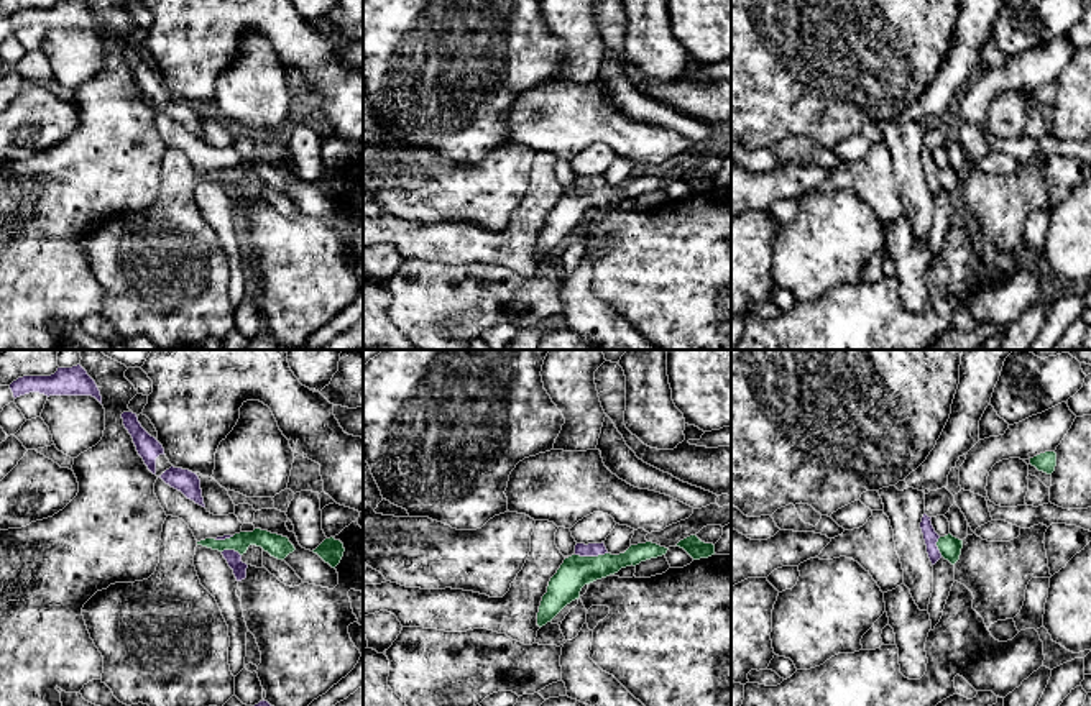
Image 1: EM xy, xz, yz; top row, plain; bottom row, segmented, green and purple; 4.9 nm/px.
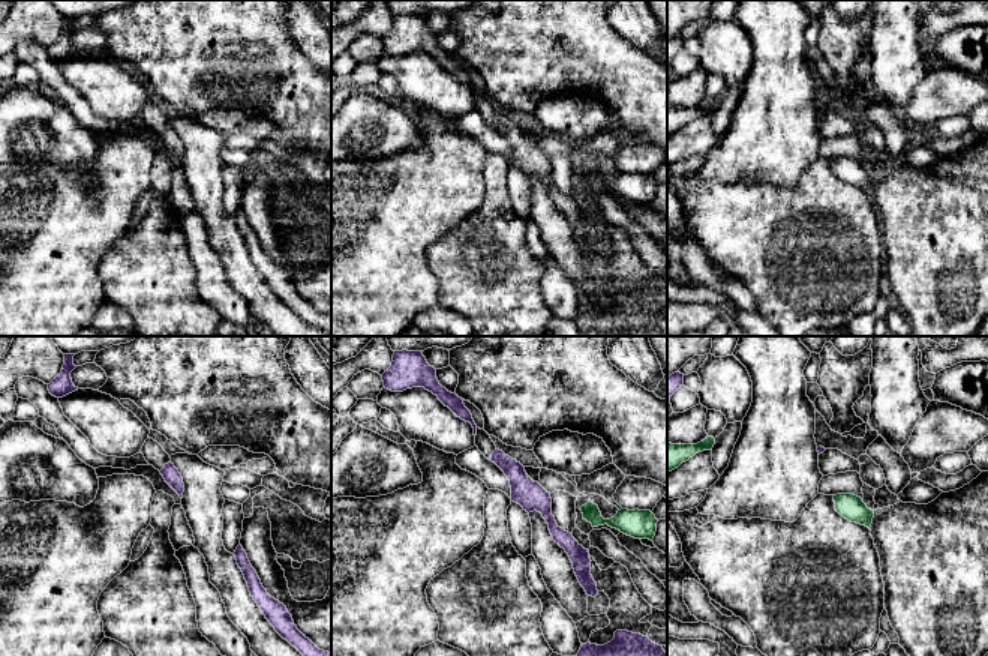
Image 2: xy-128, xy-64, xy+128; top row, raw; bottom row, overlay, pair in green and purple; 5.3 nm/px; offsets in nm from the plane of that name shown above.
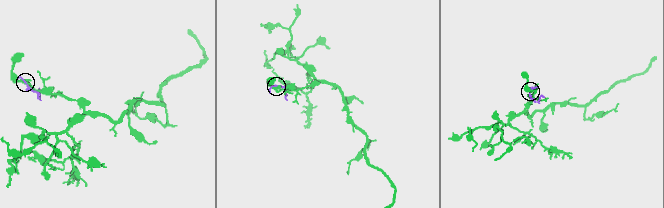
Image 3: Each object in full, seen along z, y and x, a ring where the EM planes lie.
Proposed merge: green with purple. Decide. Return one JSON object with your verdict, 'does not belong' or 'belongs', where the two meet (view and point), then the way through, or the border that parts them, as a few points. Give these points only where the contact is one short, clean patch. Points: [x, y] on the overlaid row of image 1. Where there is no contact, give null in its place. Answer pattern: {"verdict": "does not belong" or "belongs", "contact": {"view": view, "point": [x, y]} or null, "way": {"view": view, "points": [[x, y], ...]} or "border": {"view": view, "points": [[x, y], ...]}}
{"verdict": "does not belong", "contact": {"view": "xz", "point": [590, 557]}, "border": {"view": "xz", "points": [[607, 552], [575, 555]]}}

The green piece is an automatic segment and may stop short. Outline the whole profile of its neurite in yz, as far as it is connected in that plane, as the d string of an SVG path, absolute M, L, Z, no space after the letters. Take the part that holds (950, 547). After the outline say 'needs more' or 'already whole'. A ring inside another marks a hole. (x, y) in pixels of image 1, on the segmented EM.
M951 534L940 537L937 547L945 560L955 565L960 560L963 540L953 537Z; already whole

